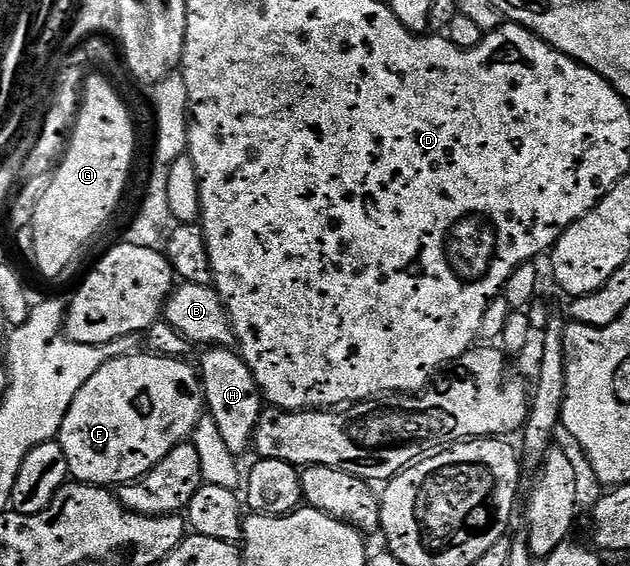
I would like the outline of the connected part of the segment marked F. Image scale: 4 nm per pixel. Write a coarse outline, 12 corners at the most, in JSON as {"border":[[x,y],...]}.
{"border":[[136,351],[74,395],[58,440],[127,485],[206,413],[195,364]]}

